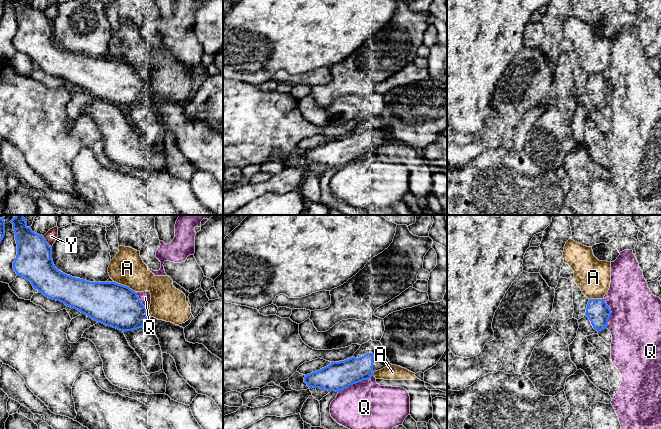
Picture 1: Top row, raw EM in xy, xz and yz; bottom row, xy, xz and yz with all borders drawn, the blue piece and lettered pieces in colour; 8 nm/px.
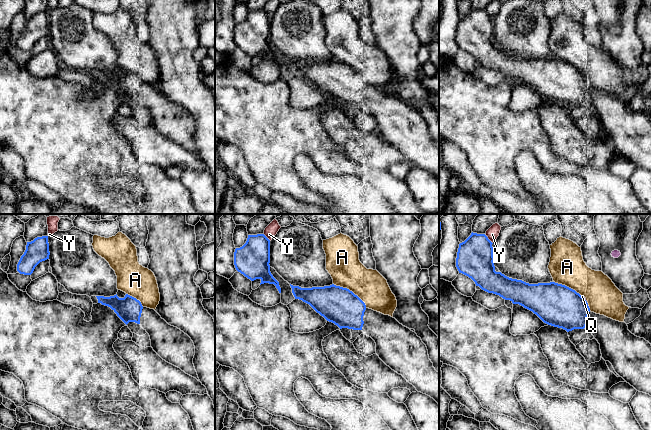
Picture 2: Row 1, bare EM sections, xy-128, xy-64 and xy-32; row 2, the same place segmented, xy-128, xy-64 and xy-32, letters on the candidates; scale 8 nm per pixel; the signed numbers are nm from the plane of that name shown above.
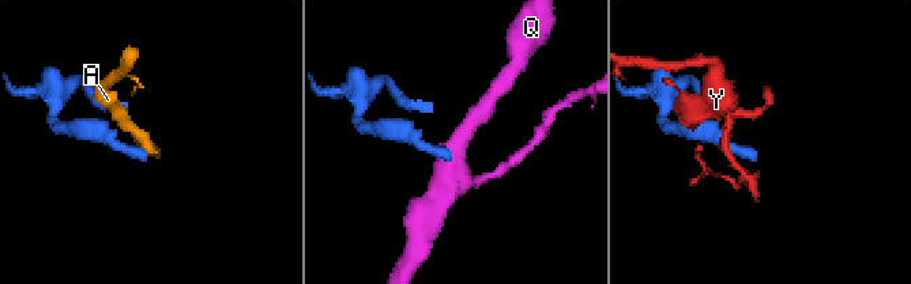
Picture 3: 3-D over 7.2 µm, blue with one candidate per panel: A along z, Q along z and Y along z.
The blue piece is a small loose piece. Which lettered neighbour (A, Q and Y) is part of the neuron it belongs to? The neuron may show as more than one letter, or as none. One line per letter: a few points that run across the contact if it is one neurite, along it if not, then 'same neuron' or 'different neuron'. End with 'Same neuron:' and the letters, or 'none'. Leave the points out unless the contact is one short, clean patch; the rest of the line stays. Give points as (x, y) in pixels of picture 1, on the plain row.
A: different neuron
Q: line xz (372, 151), (367, 155), (350, 160), (338, 168); different neuron
Y: line xy (43, 12), (51, 23); different neuron
Same neuron: none

